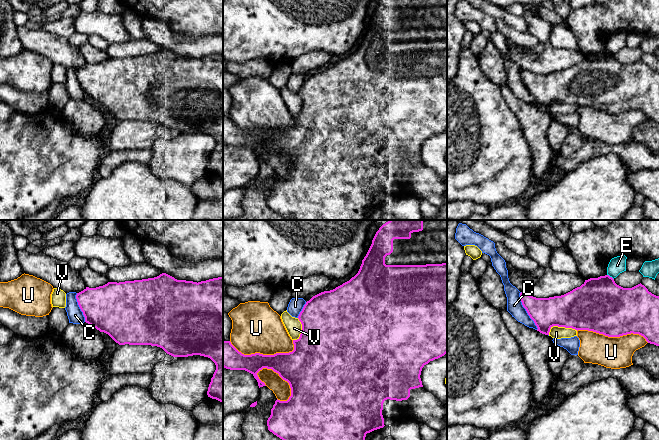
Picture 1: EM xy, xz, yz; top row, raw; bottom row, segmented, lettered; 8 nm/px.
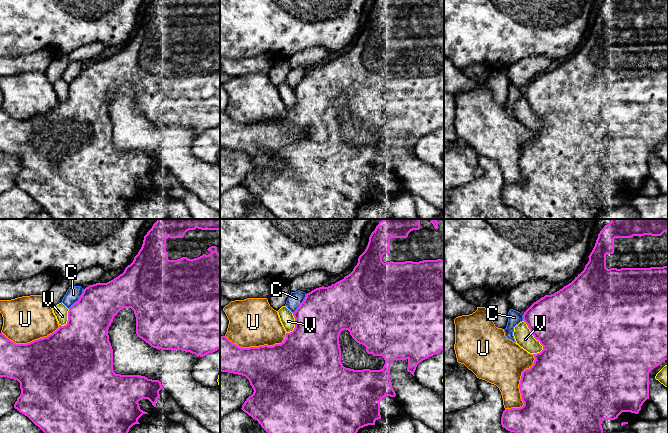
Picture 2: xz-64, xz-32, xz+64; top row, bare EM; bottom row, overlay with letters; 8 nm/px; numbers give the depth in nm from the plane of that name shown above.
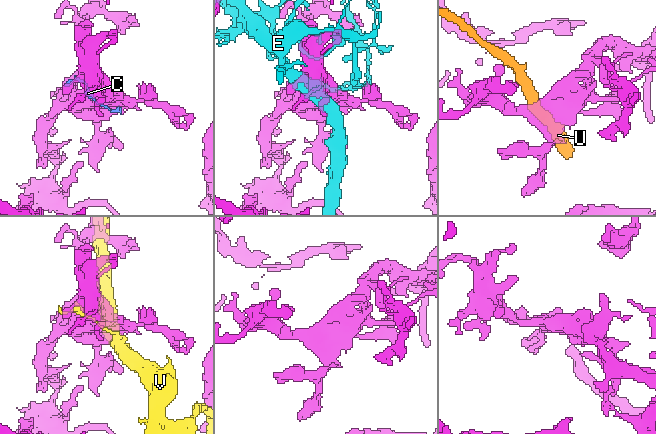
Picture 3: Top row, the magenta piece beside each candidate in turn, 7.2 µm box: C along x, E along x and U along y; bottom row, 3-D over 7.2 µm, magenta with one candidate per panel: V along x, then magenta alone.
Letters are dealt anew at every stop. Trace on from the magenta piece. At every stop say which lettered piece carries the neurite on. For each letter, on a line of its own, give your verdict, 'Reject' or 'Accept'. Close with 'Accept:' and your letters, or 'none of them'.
C: Accept
E: Reject
U: Reject
V: Reject
Accept: C

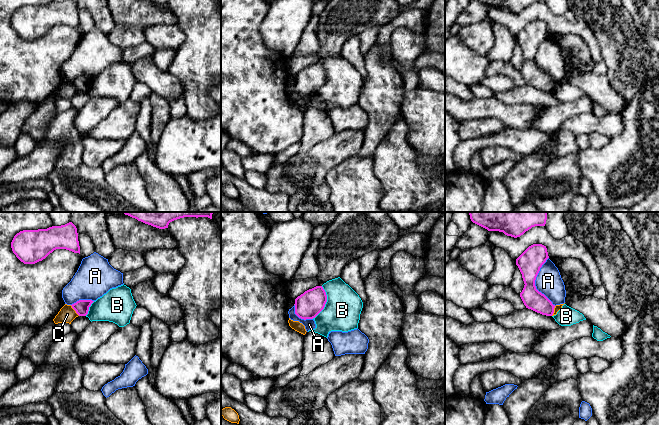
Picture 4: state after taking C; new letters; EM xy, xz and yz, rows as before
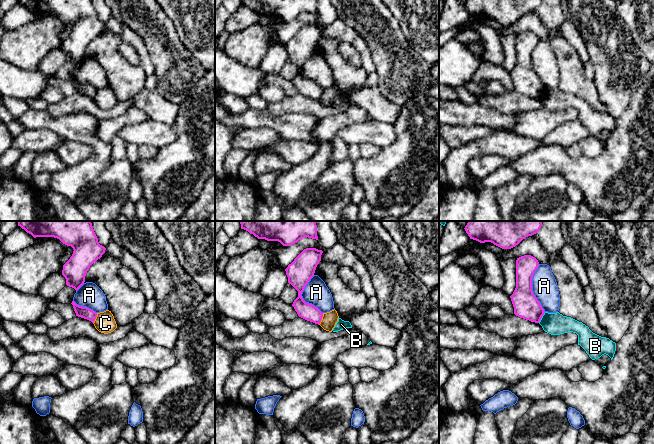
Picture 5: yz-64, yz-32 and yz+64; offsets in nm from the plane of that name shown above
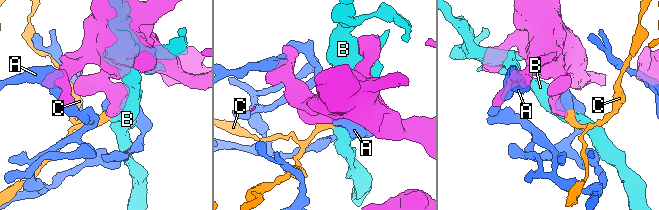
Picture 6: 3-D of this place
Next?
A: Reject
B: Reject
C: Reject
Accept: none of them

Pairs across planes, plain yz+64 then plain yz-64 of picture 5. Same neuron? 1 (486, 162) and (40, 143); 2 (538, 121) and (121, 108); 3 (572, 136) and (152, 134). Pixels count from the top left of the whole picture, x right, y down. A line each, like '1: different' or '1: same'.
1: different
2: different
3: same

